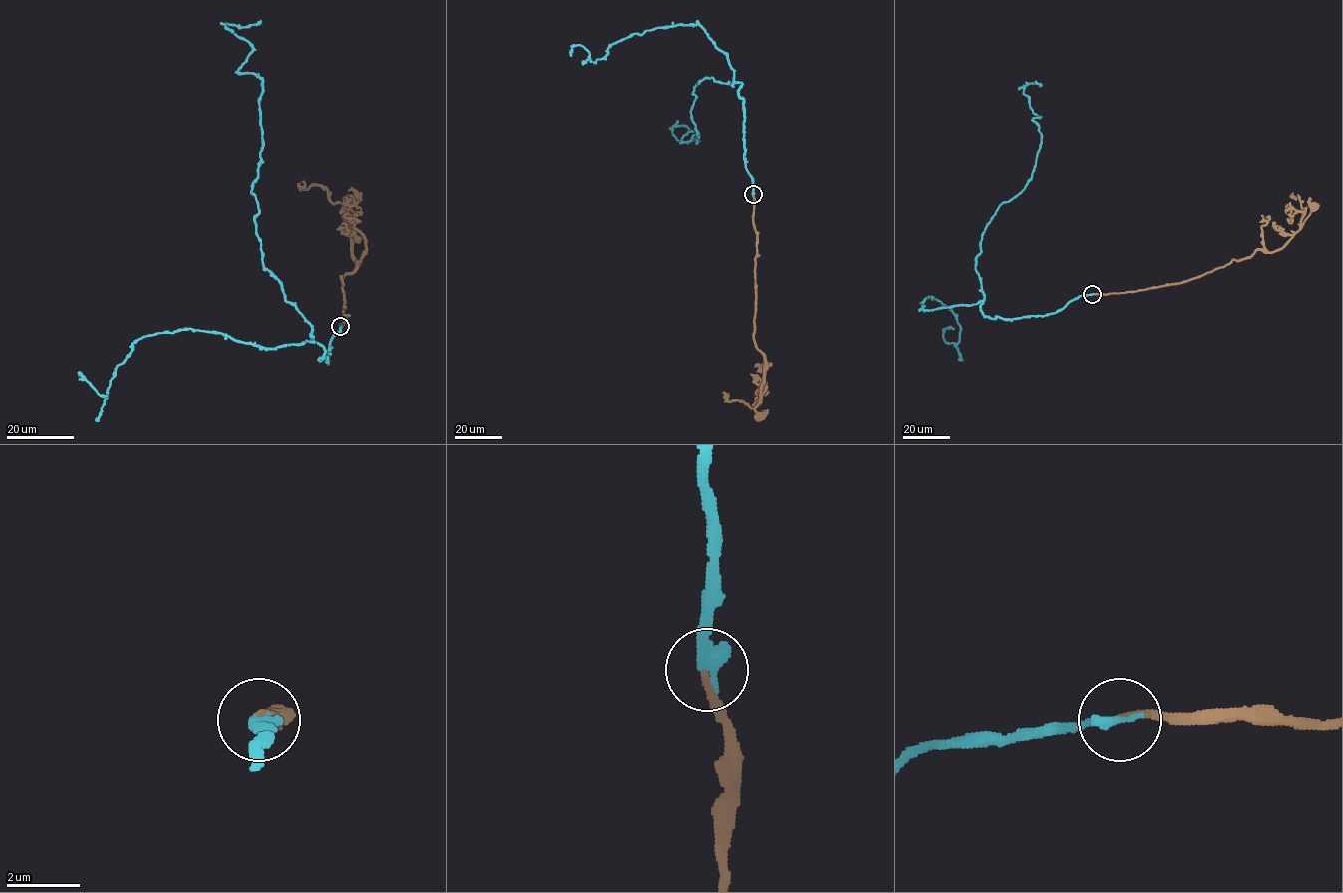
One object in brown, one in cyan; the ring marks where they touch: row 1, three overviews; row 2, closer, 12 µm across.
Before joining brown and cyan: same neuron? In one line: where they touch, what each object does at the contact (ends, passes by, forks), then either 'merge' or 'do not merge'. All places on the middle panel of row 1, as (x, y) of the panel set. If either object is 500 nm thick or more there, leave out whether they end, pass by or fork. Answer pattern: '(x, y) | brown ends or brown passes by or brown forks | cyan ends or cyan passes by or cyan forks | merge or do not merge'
(753, 194) | brown ends | cyan ends | merge

